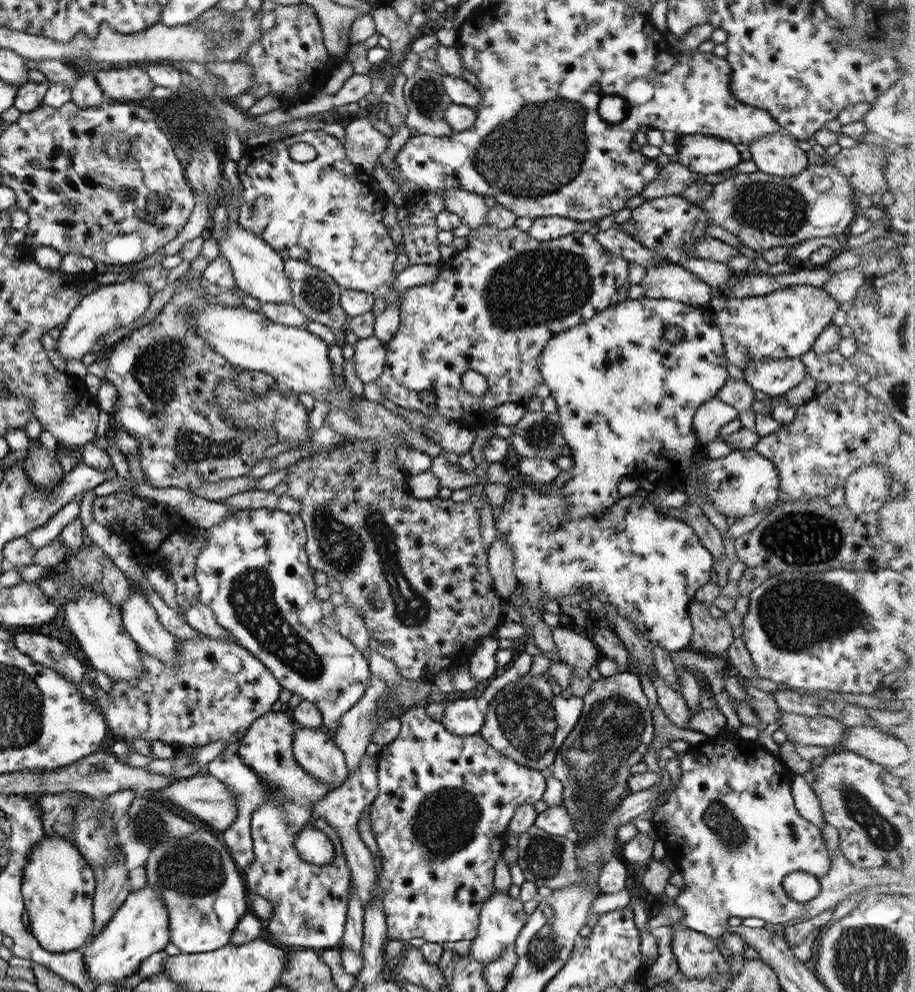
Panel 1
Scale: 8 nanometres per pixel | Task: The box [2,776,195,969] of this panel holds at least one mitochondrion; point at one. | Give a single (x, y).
(139, 820)

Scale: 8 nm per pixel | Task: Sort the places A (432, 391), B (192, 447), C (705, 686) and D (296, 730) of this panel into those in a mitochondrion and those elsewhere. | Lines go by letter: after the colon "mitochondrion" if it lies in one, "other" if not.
A: other
B: mitochondrion
C: other
D: other

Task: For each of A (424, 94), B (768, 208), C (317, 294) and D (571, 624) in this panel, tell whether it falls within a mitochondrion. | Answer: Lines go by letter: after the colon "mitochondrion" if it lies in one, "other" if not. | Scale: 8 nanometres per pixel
A: mitochondrion
B: mitochondrion
C: mitochondrion
D: other

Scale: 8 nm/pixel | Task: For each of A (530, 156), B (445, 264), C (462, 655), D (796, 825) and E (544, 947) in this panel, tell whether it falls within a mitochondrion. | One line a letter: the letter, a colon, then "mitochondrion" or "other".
A: mitochondrion
B: other
C: other
D: other
E: mitochondrion

